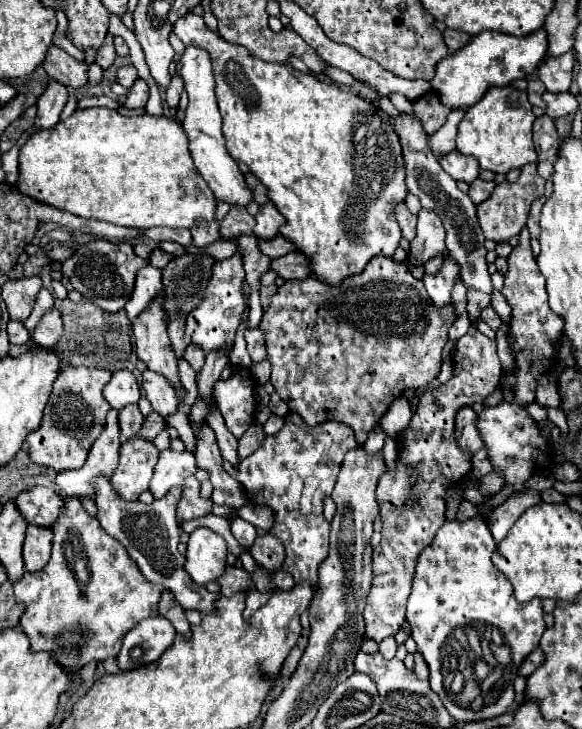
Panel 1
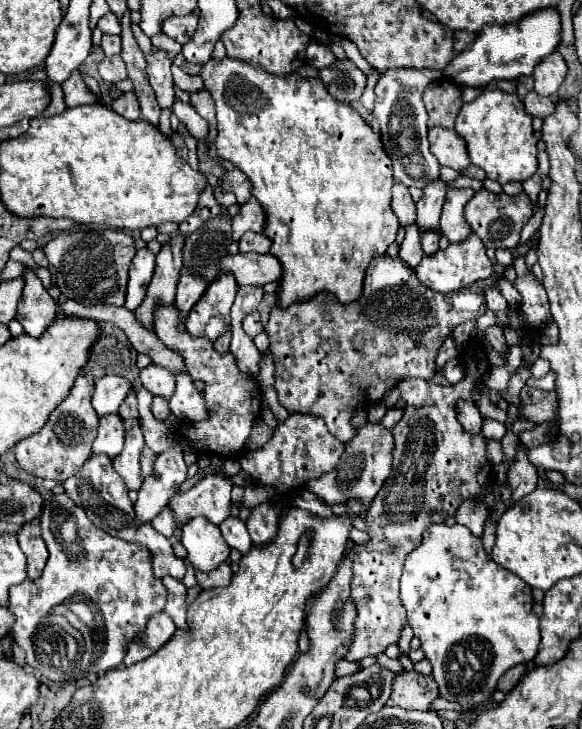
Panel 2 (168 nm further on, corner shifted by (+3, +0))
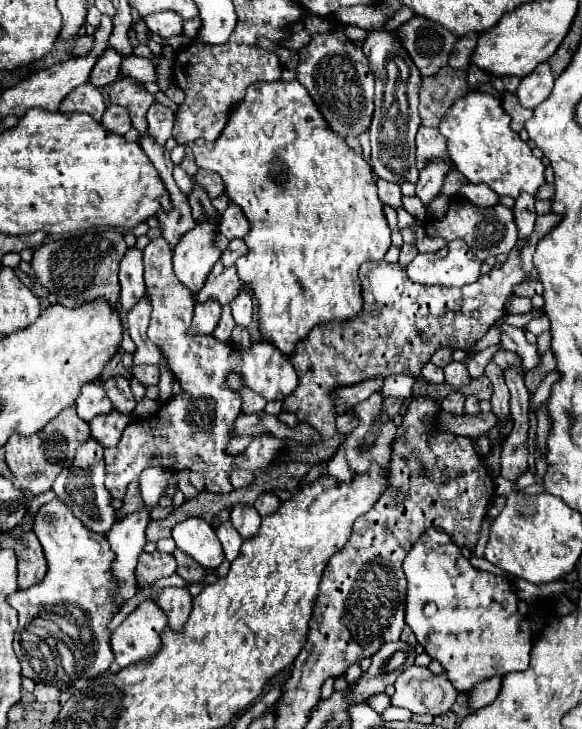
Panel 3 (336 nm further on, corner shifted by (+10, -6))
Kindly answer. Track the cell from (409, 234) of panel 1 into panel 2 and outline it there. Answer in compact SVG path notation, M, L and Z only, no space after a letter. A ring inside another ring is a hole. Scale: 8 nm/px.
M400 183L394 185L394 189L392 189L392 211L396 213L400 227L412 225L416 221L416 207L414 207L414 201L412 201L406 185L400 185Z

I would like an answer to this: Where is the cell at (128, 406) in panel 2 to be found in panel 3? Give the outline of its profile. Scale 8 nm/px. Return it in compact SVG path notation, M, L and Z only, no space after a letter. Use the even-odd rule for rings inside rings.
M113 377L113 379L107 379L101 383L101 387L105 389L107 397L111 399L113 407L121 413L133 413L137 401L131 393L131 387L129 387L129 379L125 377Z

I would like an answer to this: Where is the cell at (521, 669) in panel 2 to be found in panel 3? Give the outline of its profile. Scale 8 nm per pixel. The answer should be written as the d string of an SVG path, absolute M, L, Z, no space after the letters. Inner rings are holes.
M501 677L485 679L485 681L477 683L471 691L467 691L467 705L471 709L481 709L481 707L493 703L493 699L499 695L499 691L501 691Z

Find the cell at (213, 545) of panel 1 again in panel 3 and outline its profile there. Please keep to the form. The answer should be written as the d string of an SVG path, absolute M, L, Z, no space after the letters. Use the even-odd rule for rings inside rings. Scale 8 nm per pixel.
M189 517L177 523L173 527L173 539L181 551L205 569L215 569L225 559L213 527L201 517Z

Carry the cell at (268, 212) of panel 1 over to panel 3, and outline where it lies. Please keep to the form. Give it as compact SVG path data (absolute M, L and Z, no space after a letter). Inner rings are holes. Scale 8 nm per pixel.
M229 203L227 209L221 213L221 219L219 219L219 231L227 237L227 239L243 239L243 235L249 231L249 221L247 217L243 215L243 211L235 205L235 203Z

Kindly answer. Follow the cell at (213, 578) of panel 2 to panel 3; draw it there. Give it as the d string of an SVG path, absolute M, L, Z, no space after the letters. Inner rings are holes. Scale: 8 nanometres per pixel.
M175 549L173 557L177 561L177 575L181 575L187 583L199 583L205 577L205 571L201 565L197 565L189 555L185 555L183 551Z

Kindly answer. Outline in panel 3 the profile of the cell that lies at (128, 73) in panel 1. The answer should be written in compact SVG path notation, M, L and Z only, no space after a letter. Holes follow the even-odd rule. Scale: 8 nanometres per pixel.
M107 47L105 55L101 55L101 61L91 71L91 83L95 87L107 87L119 79L119 67L121 67L121 55L113 49Z

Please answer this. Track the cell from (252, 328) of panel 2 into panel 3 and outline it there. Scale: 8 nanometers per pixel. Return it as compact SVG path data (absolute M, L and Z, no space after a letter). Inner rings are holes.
M241 287L237 297L231 301L231 309L233 309L233 317L237 321L237 325L247 327L251 323L251 311L253 311L253 303L251 303L251 293L249 289Z

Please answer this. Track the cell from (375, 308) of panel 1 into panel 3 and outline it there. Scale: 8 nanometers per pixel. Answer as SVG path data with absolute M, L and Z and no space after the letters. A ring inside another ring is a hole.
M547 213L537 216L535 231L529 243L521 247L521 259L517 251L509 253L509 259L499 267L481 275L475 283L465 287L439 287L417 285L407 279L405 269L399 263L363 263L359 279L363 287L363 311L359 317L345 323L321 323L311 329L305 341L297 343L291 363L299 377L299 387L291 393L283 411L295 413L299 421L313 425L323 437L335 435L335 407L331 391L339 385L353 385L363 379L389 377L389 375L421 375L423 365L437 351L437 347L453 347L471 353L477 341L503 317L507 299L513 295L513 287L529 275L533 269L533 253L537 241L555 229L561 215Z

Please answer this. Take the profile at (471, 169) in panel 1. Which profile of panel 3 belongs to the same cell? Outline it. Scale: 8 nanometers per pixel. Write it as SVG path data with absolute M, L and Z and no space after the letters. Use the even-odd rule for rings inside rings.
M419 127L415 137L415 157L417 161L429 161L433 157L443 157L449 161L449 155L445 151L445 139L441 139L441 133L433 127Z

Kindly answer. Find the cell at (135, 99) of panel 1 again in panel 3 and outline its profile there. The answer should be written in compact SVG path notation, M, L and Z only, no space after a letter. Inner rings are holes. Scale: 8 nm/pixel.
M111 105L111 107L107 107L107 111L105 111L101 123L105 125L107 131L117 133L117 135L125 135L125 133L131 129L129 115L127 115L125 107L119 107L119 105Z

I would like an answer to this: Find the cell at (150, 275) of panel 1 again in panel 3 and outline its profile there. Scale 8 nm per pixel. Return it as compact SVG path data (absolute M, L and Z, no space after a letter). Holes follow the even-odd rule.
M127 249L119 263L119 283L121 283L121 309L129 311L145 293L143 283L143 251Z

